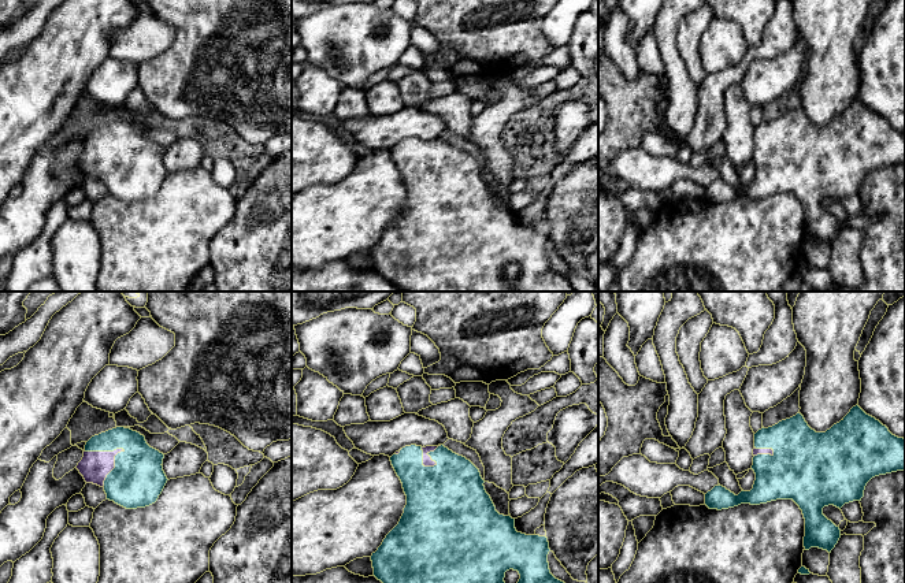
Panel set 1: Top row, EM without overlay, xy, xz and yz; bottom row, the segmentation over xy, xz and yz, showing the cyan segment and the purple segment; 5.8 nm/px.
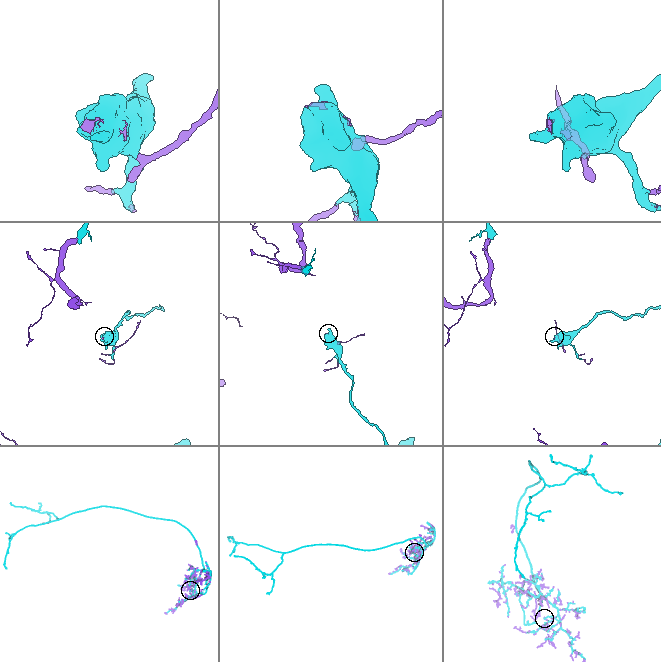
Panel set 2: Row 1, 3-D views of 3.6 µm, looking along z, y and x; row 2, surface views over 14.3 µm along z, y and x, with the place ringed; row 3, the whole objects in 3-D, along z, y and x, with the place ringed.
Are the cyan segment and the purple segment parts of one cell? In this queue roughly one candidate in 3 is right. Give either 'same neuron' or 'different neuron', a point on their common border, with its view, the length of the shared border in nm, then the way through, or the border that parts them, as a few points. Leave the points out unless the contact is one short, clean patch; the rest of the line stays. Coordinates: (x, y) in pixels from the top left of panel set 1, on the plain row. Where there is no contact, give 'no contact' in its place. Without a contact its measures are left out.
same neuron; meets cyan in xy at (115, 160); contact 260 nm long

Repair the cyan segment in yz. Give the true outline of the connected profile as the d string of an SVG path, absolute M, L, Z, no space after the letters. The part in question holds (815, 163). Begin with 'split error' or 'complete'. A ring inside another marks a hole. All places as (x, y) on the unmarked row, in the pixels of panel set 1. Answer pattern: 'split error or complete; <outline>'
split error; M858 99L826 126L816 126L801 107L754 127L752 163L756 174L750 185L738 189L723 179L705 187L709 203L728 203L741 197L760 198L776 193L793 193L805 212L804 241L819 241L831 246L841 223L823 208L823 201L861 194L867 177L879 168L905 164L905 133L893 129L886 119L867 108Z

